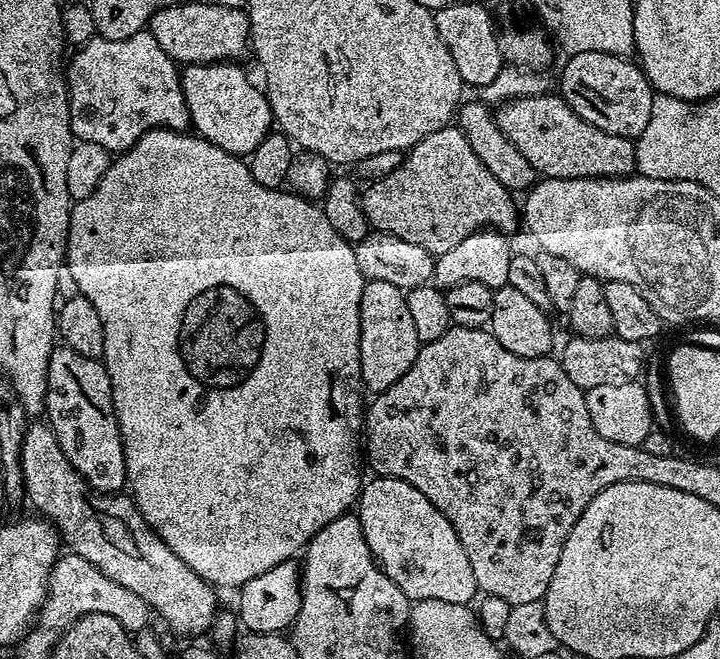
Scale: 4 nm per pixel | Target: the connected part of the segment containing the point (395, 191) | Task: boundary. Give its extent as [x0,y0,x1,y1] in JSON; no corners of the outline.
[360,126,518,257]

